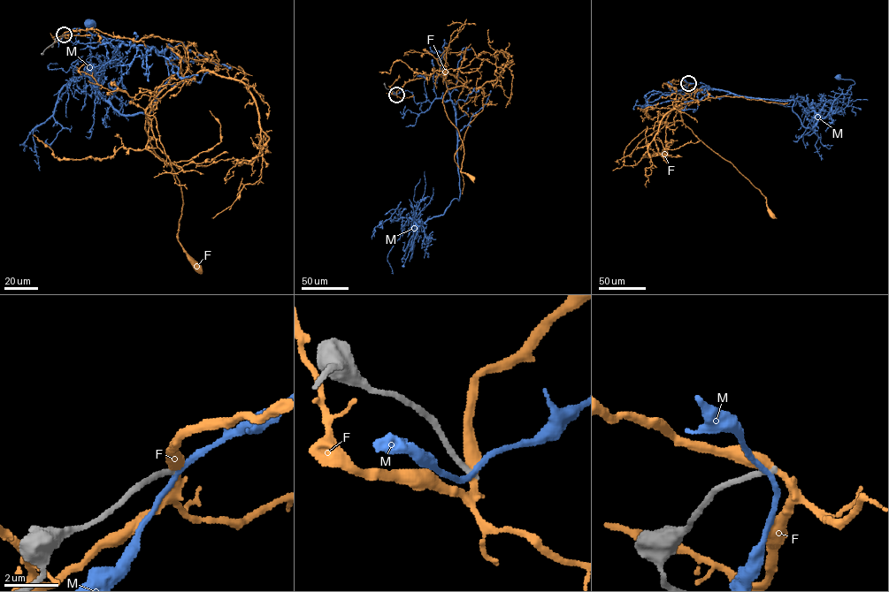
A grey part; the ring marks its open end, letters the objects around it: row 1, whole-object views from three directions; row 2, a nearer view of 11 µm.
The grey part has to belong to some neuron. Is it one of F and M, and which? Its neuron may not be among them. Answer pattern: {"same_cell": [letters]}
{"same_cell": []}

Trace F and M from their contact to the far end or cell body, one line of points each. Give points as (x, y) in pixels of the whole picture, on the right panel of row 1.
F: (688, 83), (673, 79), (670, 87), (667, 84), (675, 89), (676, 104), (683, 122), (758, 189), (772, 214)
M: (688, 83), (697, 83), (694, 93), (793, 100), (801, 123), (812, 128), (848, 102), (854, 82), (838, 77)

